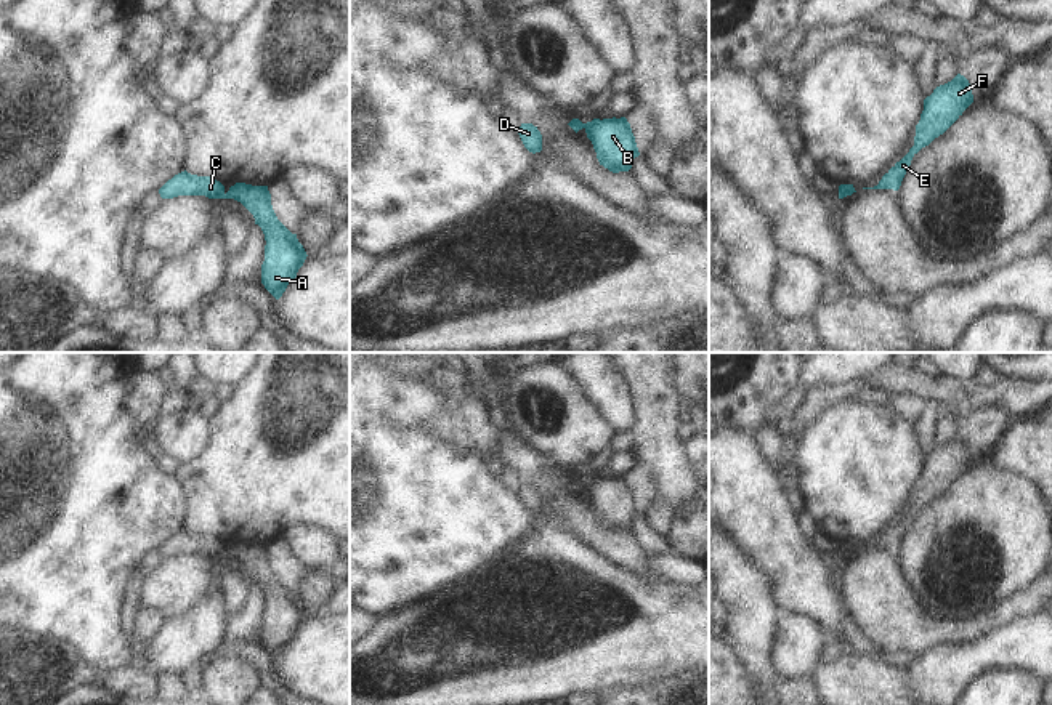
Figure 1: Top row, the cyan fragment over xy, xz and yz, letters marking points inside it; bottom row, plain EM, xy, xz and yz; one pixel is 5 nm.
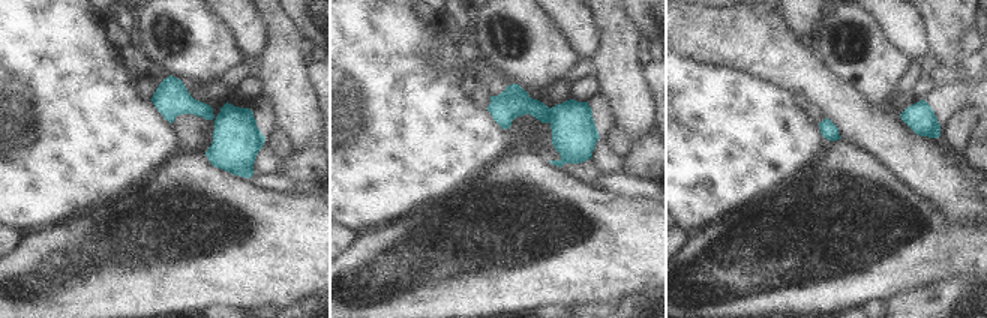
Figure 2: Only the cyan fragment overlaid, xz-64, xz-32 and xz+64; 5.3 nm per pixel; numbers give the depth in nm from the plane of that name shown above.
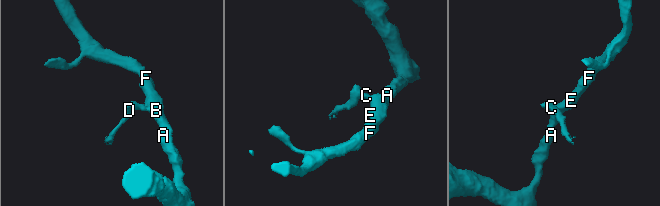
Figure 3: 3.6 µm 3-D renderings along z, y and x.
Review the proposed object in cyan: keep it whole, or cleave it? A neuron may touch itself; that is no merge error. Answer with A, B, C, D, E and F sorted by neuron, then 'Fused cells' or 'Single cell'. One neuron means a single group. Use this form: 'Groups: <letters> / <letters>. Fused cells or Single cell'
Groups: A B E F / C D. Fused cells.

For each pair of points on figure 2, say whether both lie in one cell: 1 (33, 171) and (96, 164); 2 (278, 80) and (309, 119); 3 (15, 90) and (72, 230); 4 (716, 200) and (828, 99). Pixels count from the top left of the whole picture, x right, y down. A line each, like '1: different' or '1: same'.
1: same
2: same
3: different
4: different

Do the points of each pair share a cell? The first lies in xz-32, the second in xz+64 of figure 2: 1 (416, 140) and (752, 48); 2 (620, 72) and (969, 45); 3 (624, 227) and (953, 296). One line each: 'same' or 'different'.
1: different
2: different
3: different

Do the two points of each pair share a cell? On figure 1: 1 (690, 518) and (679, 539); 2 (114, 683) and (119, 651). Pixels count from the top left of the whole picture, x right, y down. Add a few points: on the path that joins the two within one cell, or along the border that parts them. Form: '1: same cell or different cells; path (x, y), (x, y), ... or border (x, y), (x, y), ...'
1: same cell; path (690, 523), (683, 534)
2: different cells; border (130, 664), (106, 670)

